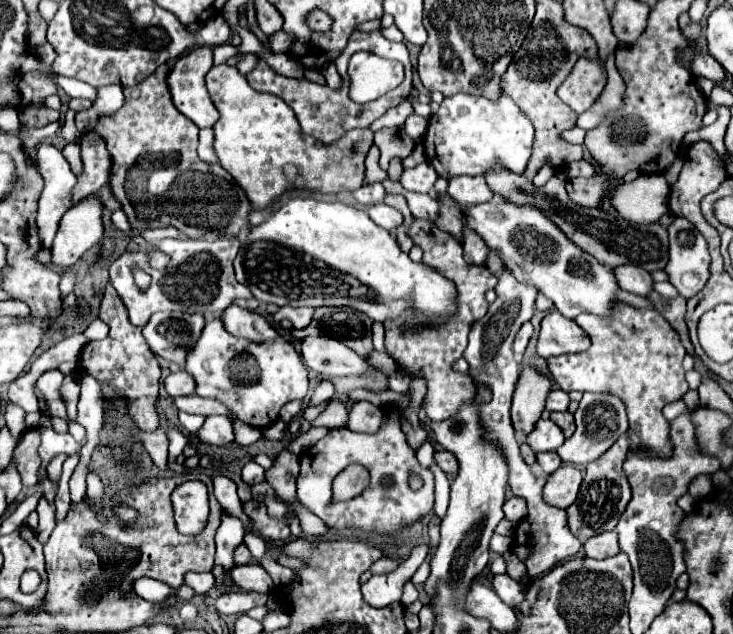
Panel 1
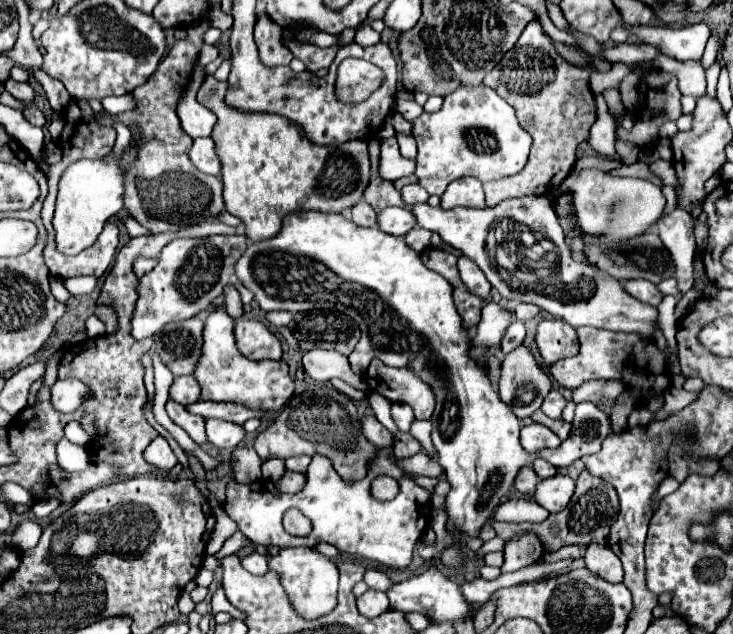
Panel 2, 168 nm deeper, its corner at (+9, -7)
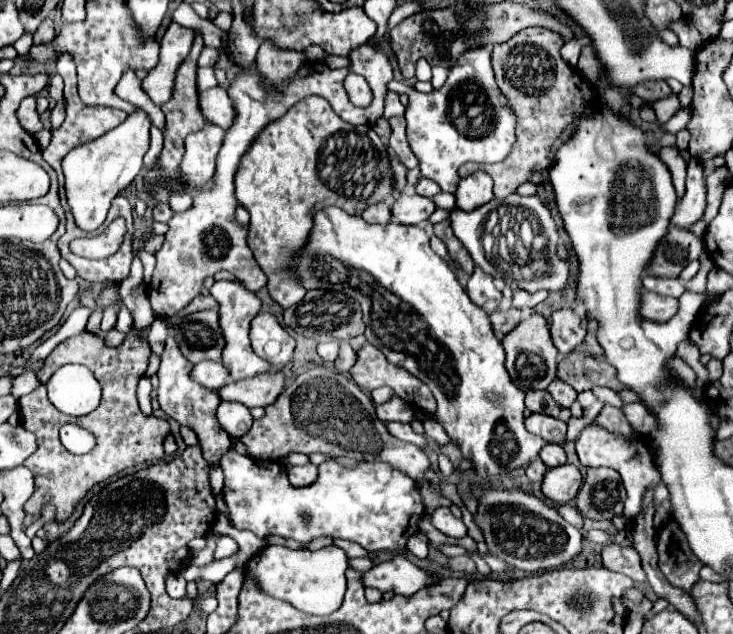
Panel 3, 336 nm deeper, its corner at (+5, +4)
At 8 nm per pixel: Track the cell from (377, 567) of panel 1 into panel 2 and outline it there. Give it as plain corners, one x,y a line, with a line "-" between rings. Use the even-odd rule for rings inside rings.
368,568
363,576
363,581
370,588
376,588
376,590
382,590
382,592
388,592
388,588
392,588
392,582
394,582
384,570
378,570
378,568

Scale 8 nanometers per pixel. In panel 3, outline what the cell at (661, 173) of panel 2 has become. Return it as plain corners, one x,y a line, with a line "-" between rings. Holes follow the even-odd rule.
690,157
686,175
686,195
682,197
682,201
678,201
672,223
676,223
680,229
688,229
704,215
704,209
706,209
704,163
700,163
698,157

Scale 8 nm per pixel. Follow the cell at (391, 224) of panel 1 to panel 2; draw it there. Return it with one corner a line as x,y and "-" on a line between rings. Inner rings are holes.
386,208
376,218
378,228
392,236
404,236
416,226
416,220
408,208

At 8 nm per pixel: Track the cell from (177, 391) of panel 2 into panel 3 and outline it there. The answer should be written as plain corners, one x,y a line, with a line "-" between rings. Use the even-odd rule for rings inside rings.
202,361
194,365
192,377
208,389
220,389
220,385
226,385
230,381
228,369
224,369
224,365
218,361

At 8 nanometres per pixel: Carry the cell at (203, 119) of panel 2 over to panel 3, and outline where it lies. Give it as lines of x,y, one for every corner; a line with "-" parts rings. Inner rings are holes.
212,87
200,93
200,109
210,123
216,123
224,131
232,127
232,121
236,117
232,99
228,97
228,93
222,87

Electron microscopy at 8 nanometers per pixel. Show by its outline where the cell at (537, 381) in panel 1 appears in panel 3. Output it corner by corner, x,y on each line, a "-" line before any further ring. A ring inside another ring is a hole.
532,313
524,321
520,321
520,325
516,325
516,329
512,329
512,333
504,335
502,345
506,349
506,369
508,369
508,373
512,377
512,381
522,391
546,389
552,383
552,379
556,377
558,349
554,347
552,339
550,339
548,323
540,313

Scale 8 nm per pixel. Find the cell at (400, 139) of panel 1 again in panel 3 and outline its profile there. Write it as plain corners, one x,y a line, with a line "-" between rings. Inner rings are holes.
403,116
389,119
392,125
392,137
390,137
390,149
400,157
400,161
408,167
414,169
418,167
418,159
412,153
406,137
406,120

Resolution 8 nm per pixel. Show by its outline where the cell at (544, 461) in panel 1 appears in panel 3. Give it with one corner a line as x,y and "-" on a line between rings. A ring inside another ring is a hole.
546,445
540,451
540,459
544,461
546,467
558,467
566,463
566,453
562,449
562,445

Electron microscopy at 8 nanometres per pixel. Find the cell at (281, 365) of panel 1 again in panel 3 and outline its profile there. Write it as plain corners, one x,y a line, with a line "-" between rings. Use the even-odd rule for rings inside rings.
216,281
210,289
212,297
220,303
220,327
224,331
224,339
226,339
226,349
222,353
222,363
230,369
230,379
238,381
238,379
246,379
246,377
254,377
258,373
270,371
272,365
264,359
260,359
252,347
250,347
250,321
256,317
256,313
262,307
262,301
256,297
256,293
252,293
250,289
244,287
242,281

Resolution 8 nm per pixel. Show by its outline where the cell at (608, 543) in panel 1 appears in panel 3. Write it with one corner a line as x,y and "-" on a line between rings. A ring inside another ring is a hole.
610,543
602,549
602,561
604,567
616,573
622,573
636,583
646,583
646,573
640,565
640,555
634,547
620,547
616,543

